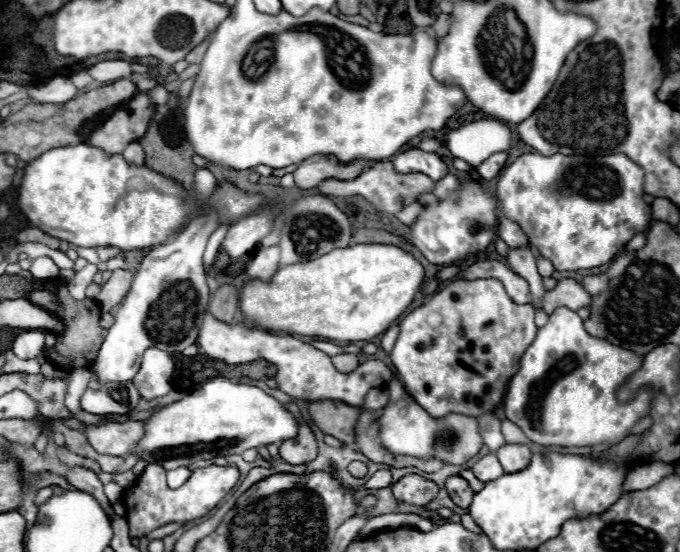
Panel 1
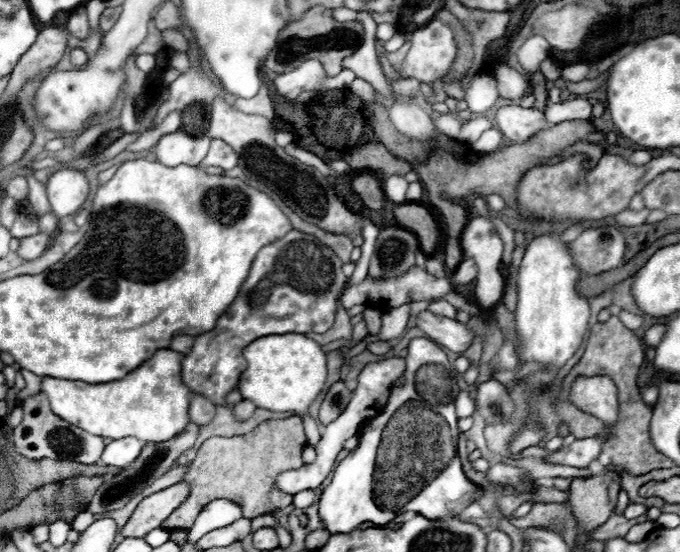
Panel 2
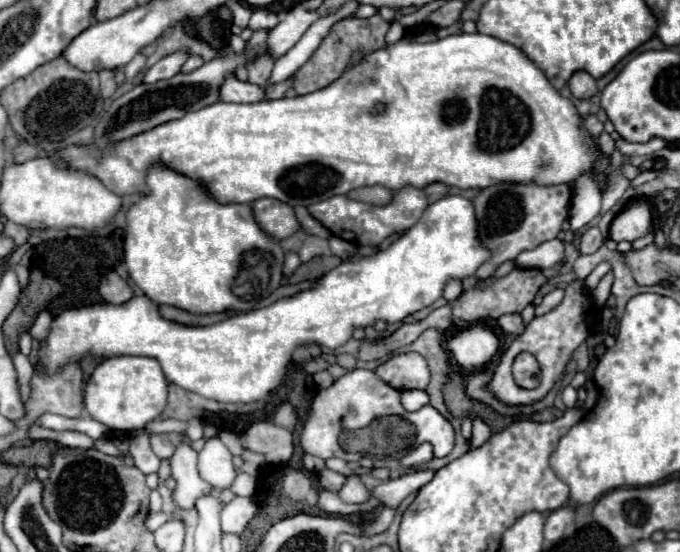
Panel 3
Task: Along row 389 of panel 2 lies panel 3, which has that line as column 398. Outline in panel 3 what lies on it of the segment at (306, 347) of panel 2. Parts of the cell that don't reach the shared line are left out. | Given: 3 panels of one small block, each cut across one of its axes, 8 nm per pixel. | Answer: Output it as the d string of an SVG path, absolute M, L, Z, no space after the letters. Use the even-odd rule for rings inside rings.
M446 196L426 208L418 224L414 224L408 232L404 232L394 244L386 250L378 250L378 254L364 256L356 262L342 262L324 274L312 288L302 290L294 296L282 298L270 306L238 314L216 322L212 326L182 326L164 320L158 314L158 306L152 304L146 296L134 296L126 304L94 304L84 308L74 308L58 314L52 320L48 340L38 354L38 362L46 370L56 370L72 360L80 360L86 354L110 358L122 354L134 356L150 356L156 358L164 370L168 382L196 392L204 398L212 398L218 402L258 402L266 400L284 380L292 354L298 346L318 344L330 350L340 348L352 338L356 328L374 326L378 320L386 324L402 322L406 316L432 306L444 292L448 280L464 280L474 276L476 270L488 262L492 256L490 248L484 246L478 238L478 226L474 216L474 204L464 196Z

